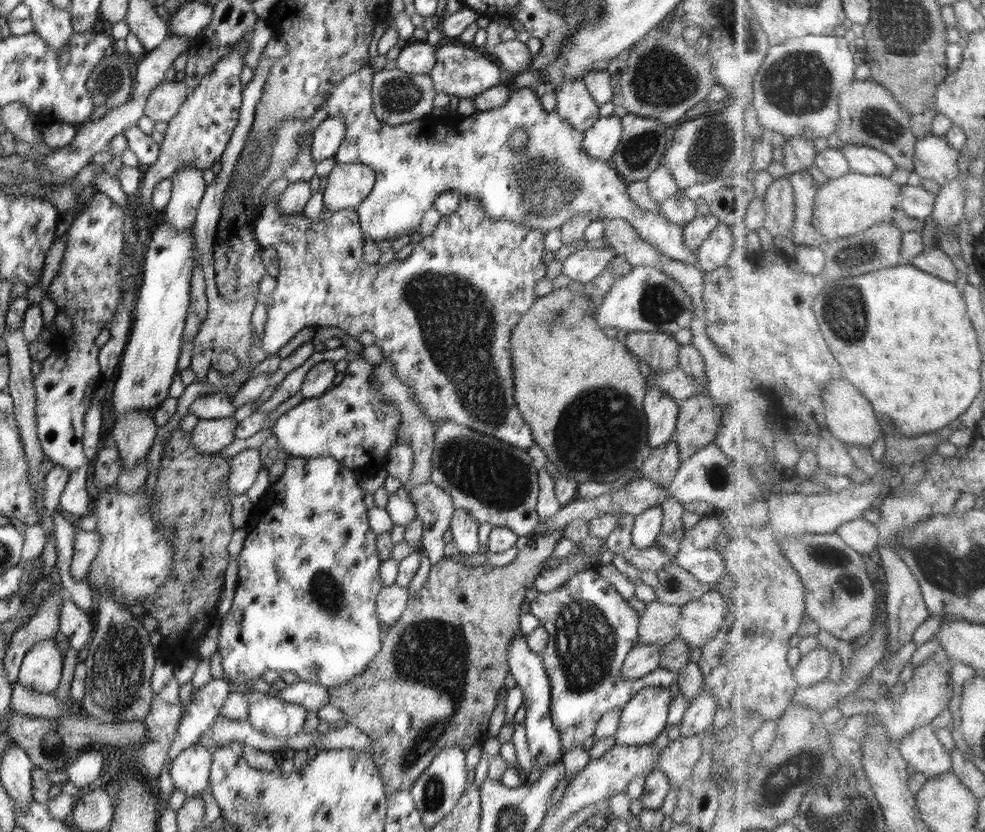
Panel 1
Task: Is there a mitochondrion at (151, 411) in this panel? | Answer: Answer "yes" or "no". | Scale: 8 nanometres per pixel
no

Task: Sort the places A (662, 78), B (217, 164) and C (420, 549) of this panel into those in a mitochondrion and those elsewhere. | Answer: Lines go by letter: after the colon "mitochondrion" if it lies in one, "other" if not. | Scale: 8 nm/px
A: mitochondrion
B: other
C: other

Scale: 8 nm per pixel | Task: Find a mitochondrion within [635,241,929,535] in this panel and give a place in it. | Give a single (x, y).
(843, 317)

